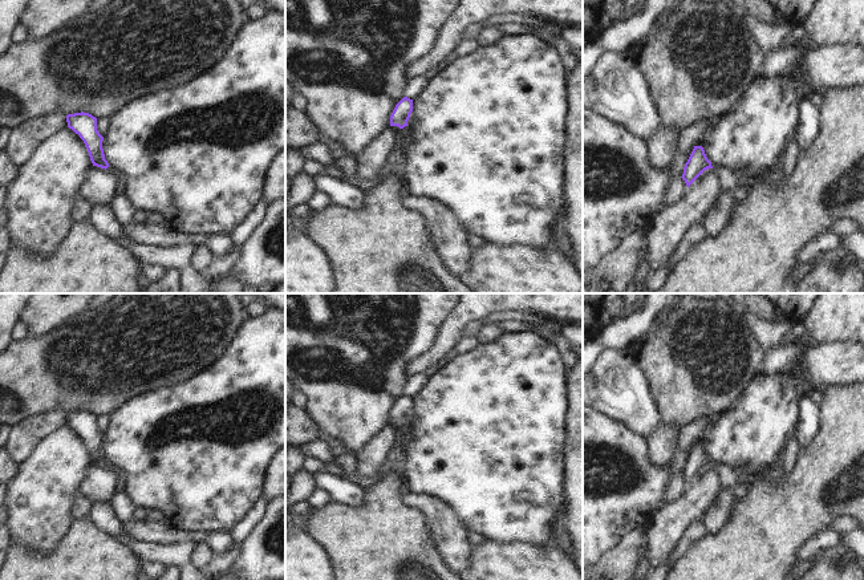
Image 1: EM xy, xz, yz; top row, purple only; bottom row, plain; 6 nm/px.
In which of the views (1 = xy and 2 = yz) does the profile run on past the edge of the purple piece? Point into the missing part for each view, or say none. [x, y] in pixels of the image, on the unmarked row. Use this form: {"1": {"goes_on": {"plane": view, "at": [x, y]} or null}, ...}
{"1": {"goes_on": null}, "2": {"goes_on": null}}

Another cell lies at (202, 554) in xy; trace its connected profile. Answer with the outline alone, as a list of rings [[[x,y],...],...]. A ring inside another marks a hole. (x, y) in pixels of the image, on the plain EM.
[[[196,543],[188,557],[191,571],[198,571],[203,568],[214,556],[215,553],[211,551],[207,543]]]

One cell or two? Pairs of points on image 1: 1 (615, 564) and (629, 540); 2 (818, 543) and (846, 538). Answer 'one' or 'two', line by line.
1: one
2: one

